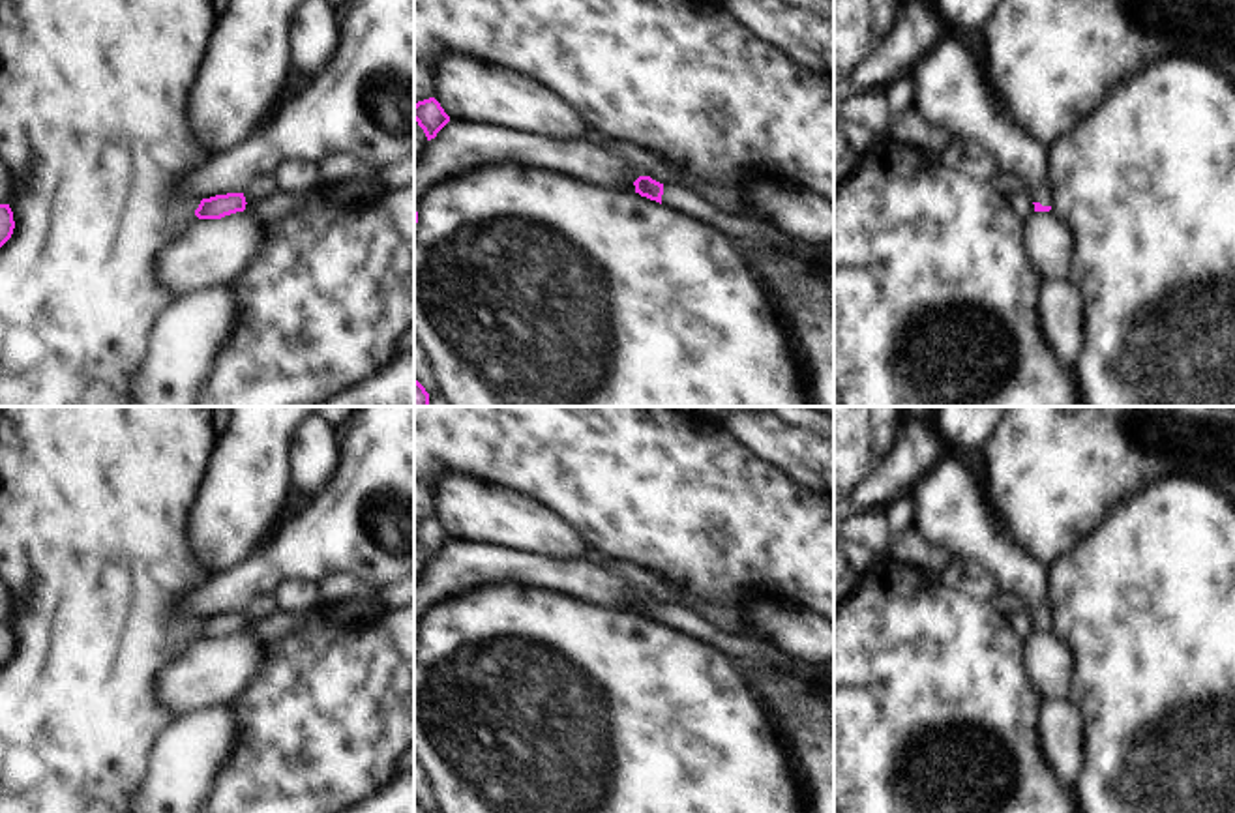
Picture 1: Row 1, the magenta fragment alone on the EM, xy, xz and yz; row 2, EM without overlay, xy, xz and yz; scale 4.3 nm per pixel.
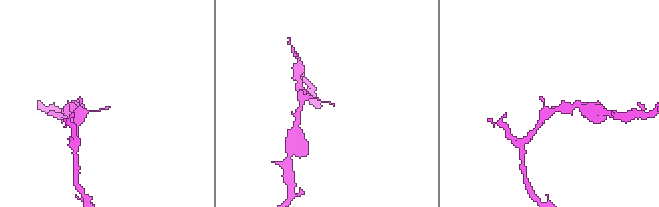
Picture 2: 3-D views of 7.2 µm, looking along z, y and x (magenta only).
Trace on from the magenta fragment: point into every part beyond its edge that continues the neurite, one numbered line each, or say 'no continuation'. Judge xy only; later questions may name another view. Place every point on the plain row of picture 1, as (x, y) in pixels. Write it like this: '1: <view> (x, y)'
1: xy (261, 606)

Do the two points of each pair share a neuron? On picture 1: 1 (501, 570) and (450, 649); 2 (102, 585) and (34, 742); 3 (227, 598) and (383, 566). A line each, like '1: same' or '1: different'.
1: different
2: same
3: same

